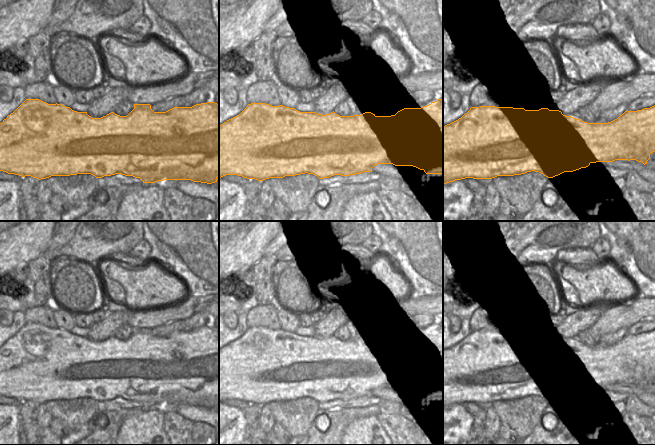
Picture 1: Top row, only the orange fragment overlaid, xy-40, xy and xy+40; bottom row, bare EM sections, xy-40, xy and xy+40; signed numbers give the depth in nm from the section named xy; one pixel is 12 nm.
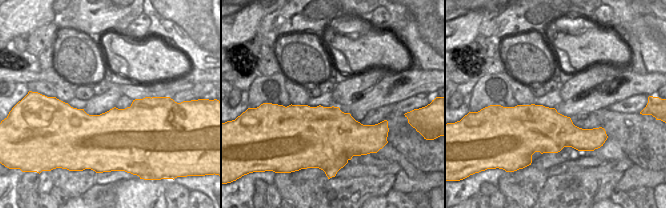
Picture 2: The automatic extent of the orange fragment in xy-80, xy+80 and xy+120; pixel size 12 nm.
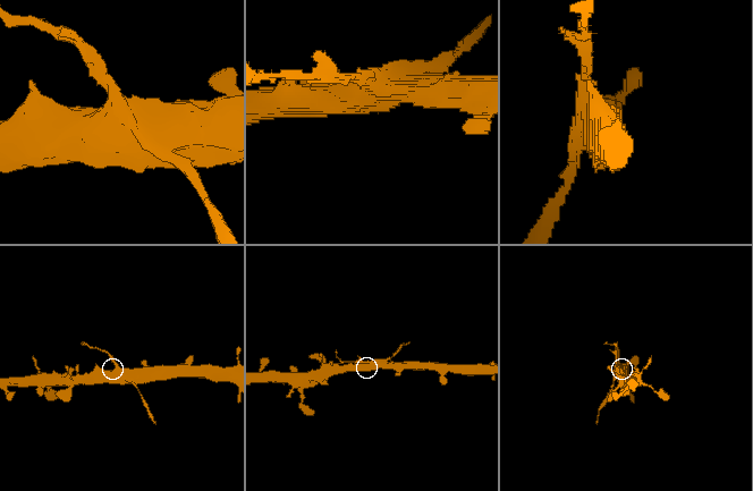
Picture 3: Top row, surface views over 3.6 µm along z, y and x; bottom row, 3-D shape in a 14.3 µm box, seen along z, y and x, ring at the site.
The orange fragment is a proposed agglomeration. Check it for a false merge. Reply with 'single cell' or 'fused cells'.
fused cells

